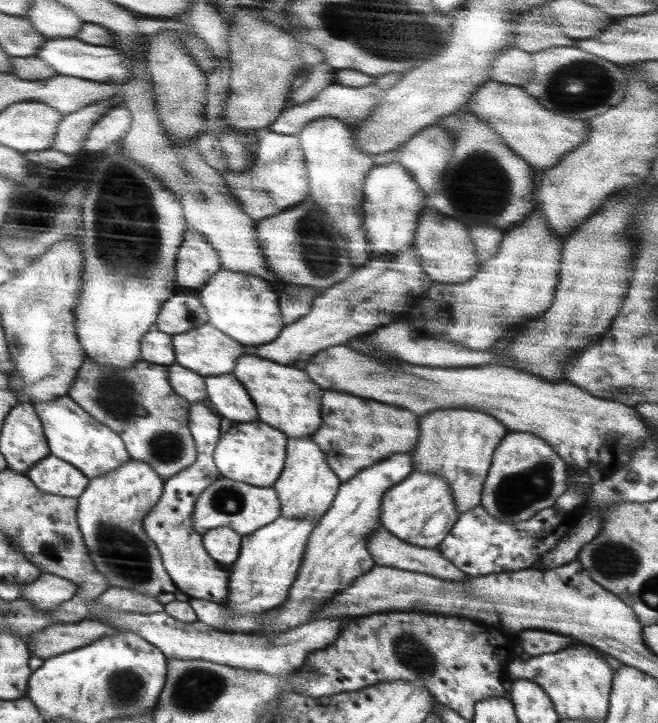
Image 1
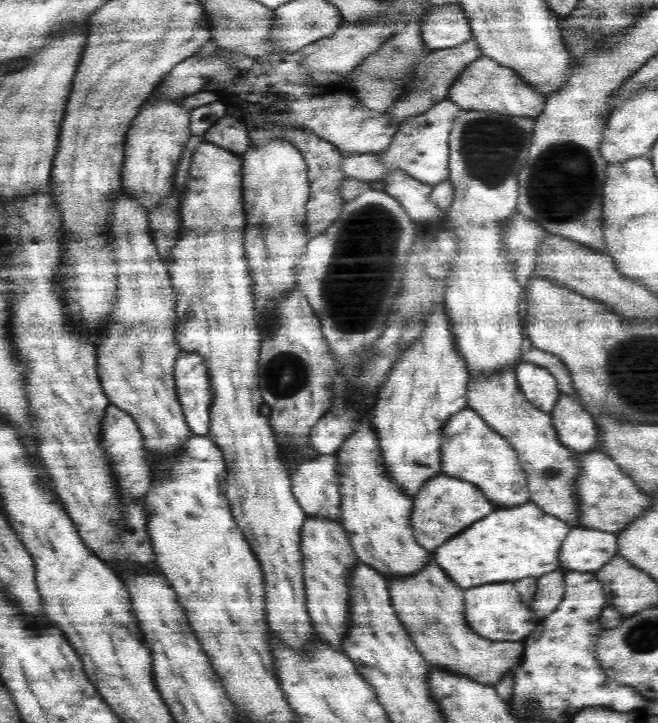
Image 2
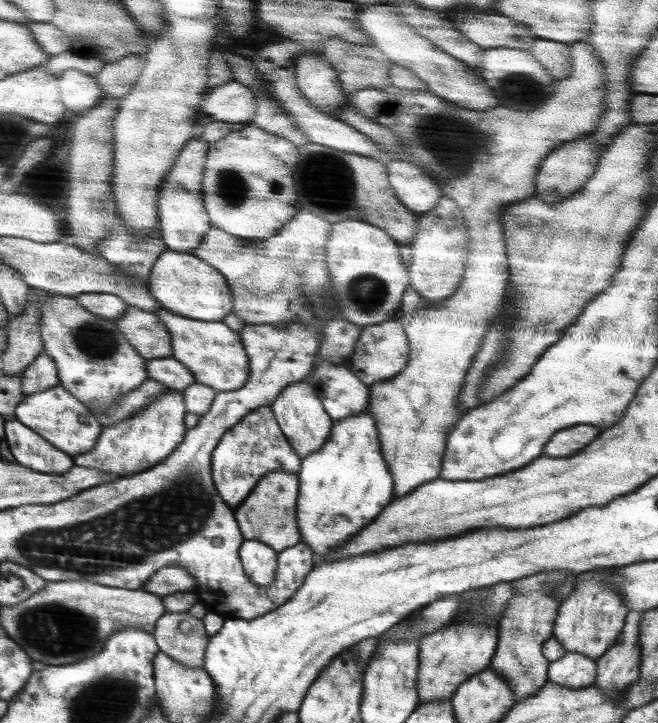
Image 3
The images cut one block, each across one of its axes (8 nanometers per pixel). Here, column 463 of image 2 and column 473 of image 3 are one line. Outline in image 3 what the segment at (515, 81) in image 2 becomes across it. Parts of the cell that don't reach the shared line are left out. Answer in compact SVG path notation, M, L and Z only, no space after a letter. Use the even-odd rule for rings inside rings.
M391 2L364 6L358 15L358 22L361 22L361 28L370 34L372 47L380 50L393 64L410 68L428 85L428 91L431 93L448 102L454 101L478 110L486 110L498 104L490 86L482 80L482 74L474 72L469 65L462 64L457 57L450 56L444 50L438 49L428 38L422 37L417 29L406 23L405 17Z

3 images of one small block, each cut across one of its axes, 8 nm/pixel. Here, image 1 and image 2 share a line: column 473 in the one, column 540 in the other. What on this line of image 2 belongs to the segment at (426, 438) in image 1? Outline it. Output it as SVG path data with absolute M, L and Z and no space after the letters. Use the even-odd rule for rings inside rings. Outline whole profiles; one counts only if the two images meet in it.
M515 365L502 370L501 375L468 379L466 404L474 409L487 426L502 435L518 453L518 461L527 475L531 501L546 514L557 516L568 527L581 527L578 512L578 476L582 476L583 454L563 445L558 439L551 413L536 408L519 390L515 380Z

